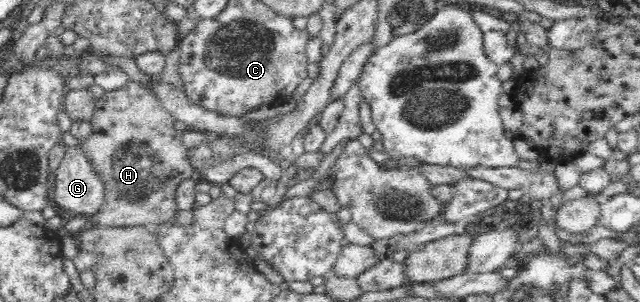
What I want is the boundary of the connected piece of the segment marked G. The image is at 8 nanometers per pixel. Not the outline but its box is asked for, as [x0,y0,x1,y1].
[54,147,106,218]

